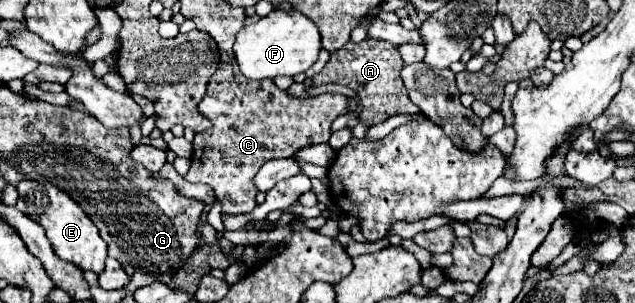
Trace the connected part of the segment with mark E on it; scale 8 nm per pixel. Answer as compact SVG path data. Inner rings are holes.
M22 181L18 185L18 203L16 209L20 209L24 215L40 223L46 231L46 237L50 239L56 255L64 261L74 263L82 271L94 271L100 275L104 271L106 261L106 243L102 241L96 225L88 219L88 215L72 201L66 193L56 189L52 183L38 183L38 181Z

